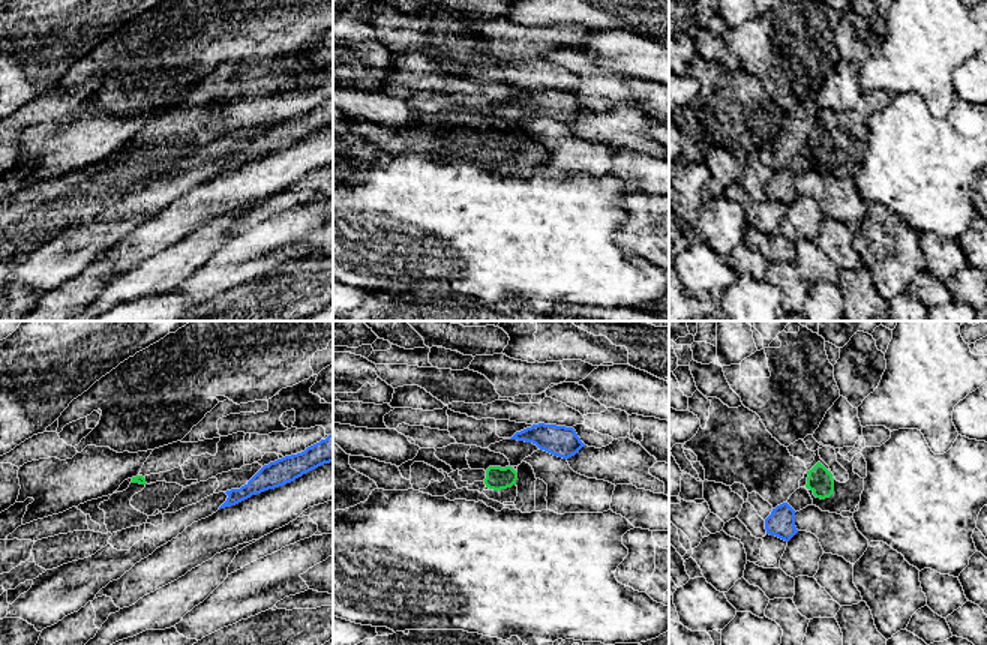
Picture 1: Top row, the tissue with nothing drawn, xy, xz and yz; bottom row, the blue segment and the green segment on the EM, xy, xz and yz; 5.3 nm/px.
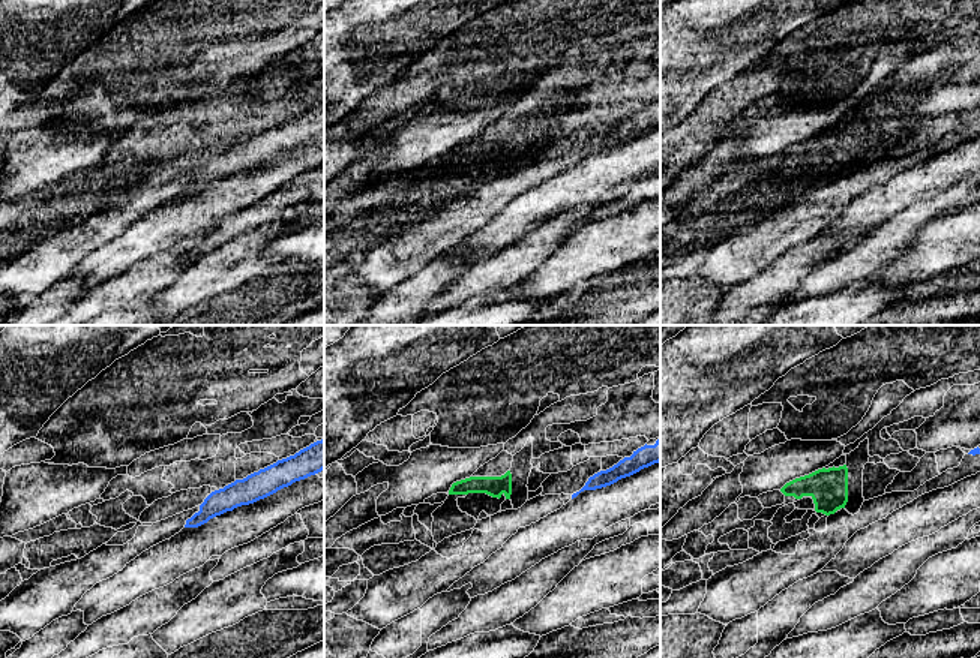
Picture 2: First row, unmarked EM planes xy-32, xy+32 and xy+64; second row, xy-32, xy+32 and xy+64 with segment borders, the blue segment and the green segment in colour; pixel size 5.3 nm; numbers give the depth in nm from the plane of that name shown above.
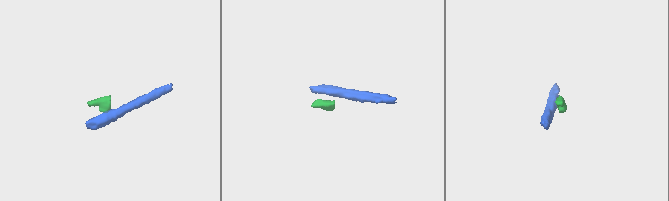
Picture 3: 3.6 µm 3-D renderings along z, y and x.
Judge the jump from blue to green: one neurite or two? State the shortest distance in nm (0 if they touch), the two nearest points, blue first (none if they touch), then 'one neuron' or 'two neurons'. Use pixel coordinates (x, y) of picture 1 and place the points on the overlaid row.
gap 140 nm; span yz (788, 504), (806, 486); two neurons

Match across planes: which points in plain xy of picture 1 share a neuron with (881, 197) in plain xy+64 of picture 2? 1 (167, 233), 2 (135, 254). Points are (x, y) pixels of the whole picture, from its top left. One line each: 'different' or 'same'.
1: same
2: same

